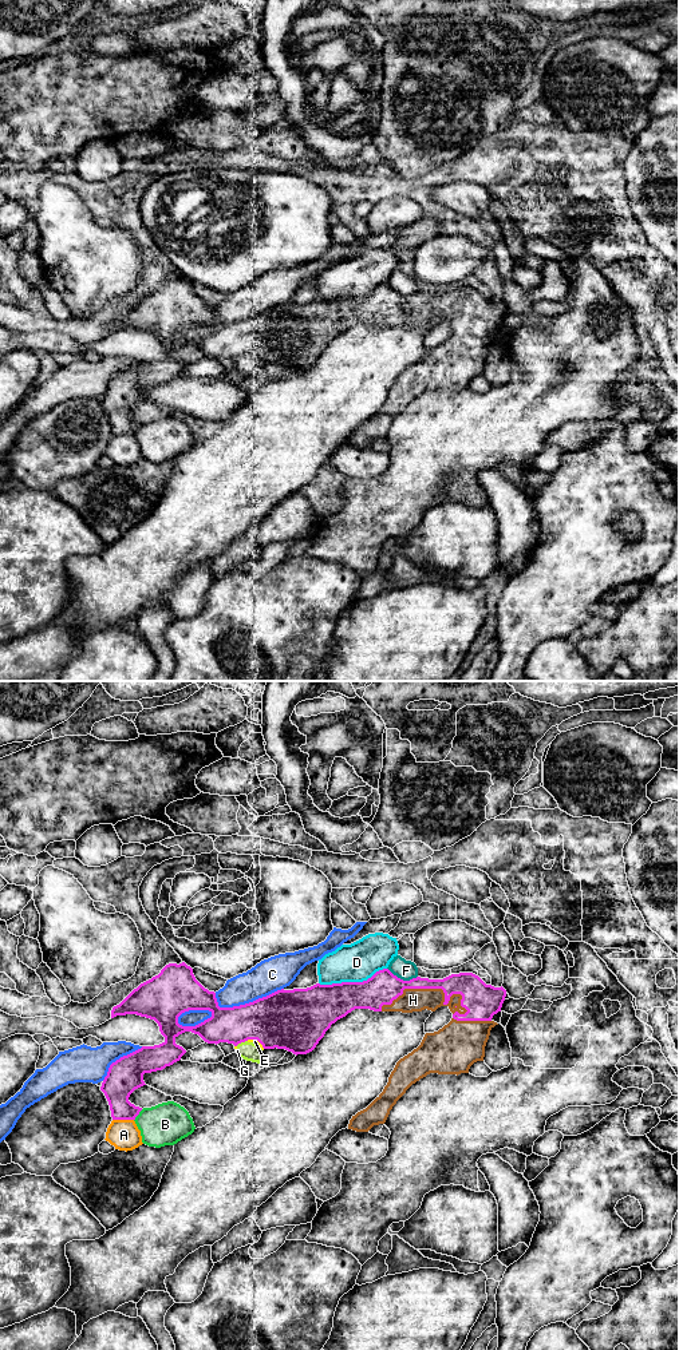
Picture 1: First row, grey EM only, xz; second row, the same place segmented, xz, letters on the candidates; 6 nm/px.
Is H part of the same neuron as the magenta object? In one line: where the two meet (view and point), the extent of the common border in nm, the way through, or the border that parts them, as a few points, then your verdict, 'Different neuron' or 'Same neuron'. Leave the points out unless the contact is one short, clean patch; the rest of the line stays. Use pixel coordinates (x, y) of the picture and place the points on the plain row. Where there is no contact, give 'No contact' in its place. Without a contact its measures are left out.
Touches magenta at xz (434, 303). Shared border 550 nm. Same neuron

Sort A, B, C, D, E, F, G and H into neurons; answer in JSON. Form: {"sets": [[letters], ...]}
{"sets": [["A"], ["B"], ["C"], ["D"], ["E", "G"], ["F"], ["H"]]}

